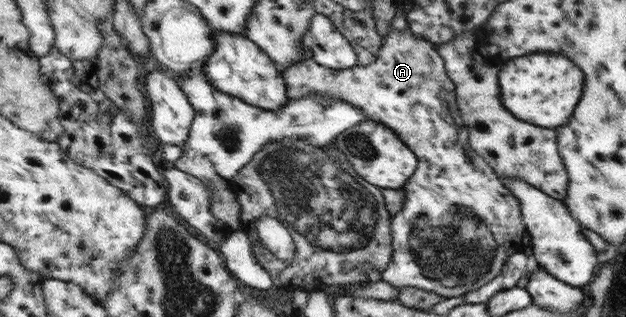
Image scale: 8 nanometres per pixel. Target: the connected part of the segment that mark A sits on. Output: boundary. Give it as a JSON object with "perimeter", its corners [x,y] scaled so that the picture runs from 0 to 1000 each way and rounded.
{"perimeter":[[[621,88],[602,186],[588,208],[526,218],[497,180],[452,218],[452,237],[463,315],[516,297],[516,306],[554,319],[558,331],[573,338],[589,379],[625,404],[663,486],[668,508],[665,530],[639,596],[644,612],[642,656],[623,694],[628,804],[618,849],[609,858],[609,883],[633,909],[666,909],[708,940],[730,937],[788,883],[818,798],[835,795],[832,748],[839,710],[832,650],[789,546],[788,527],[751,467],[746,404],[725,306],[725,259],[714,237],[711,196],[688,132],[660,117],[653,95]]]}

